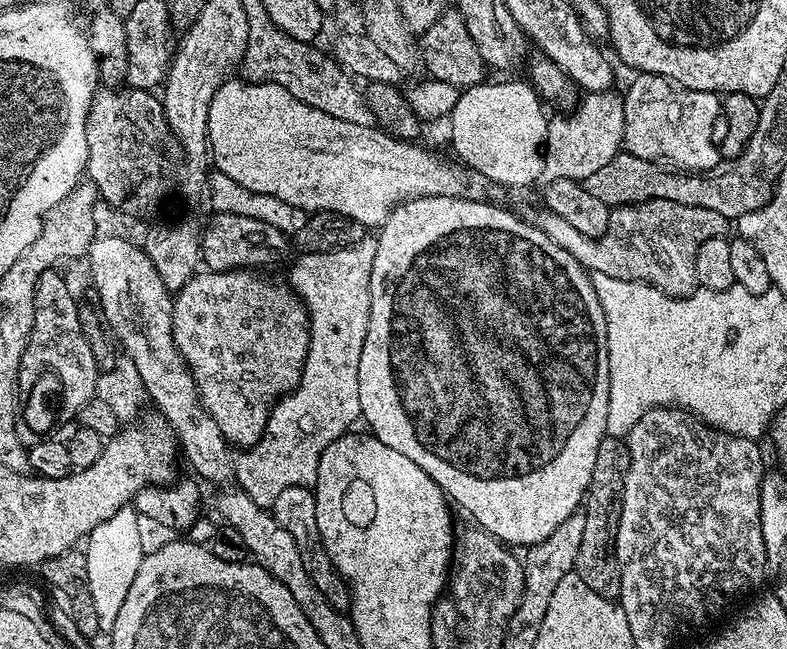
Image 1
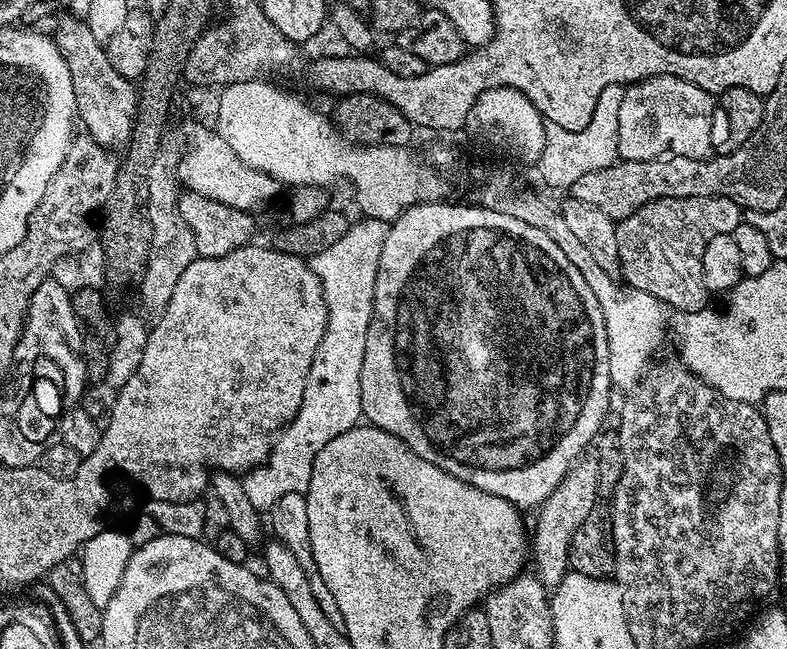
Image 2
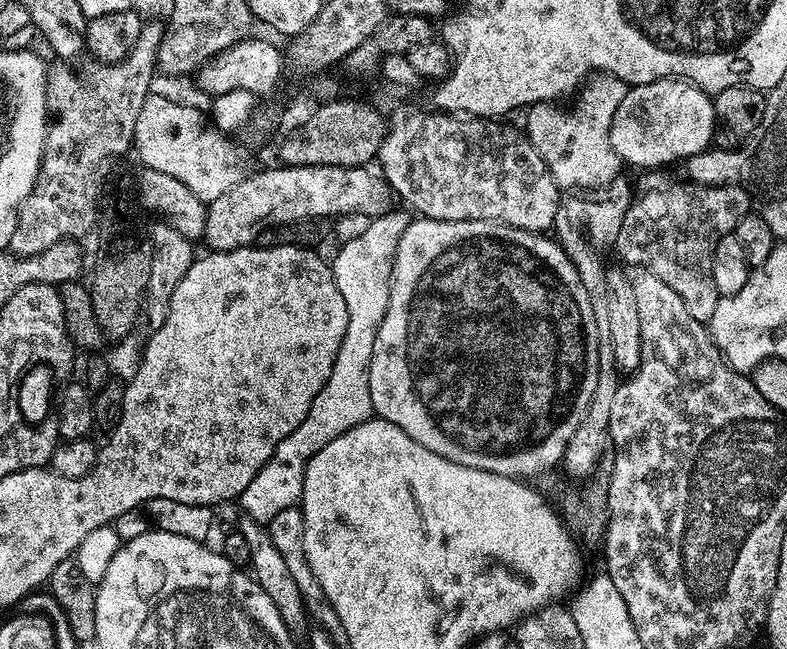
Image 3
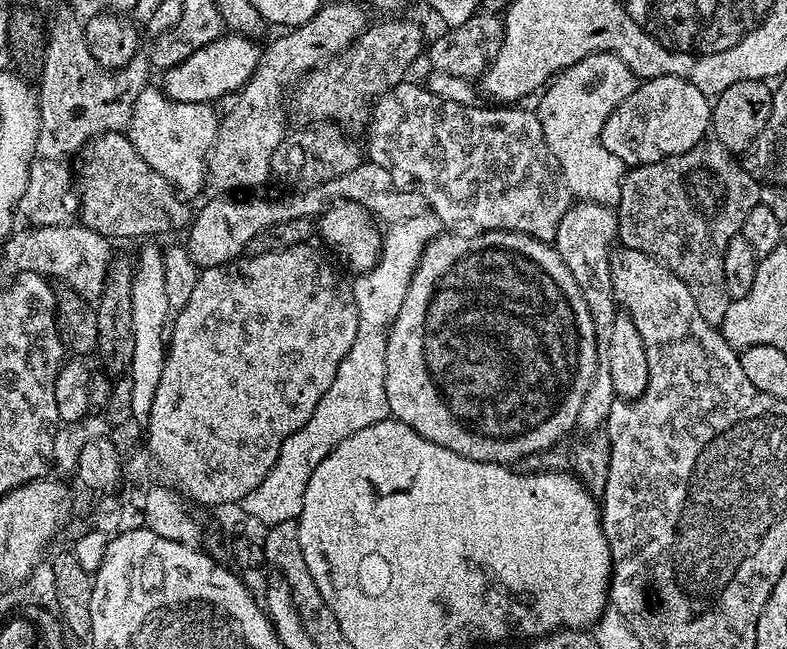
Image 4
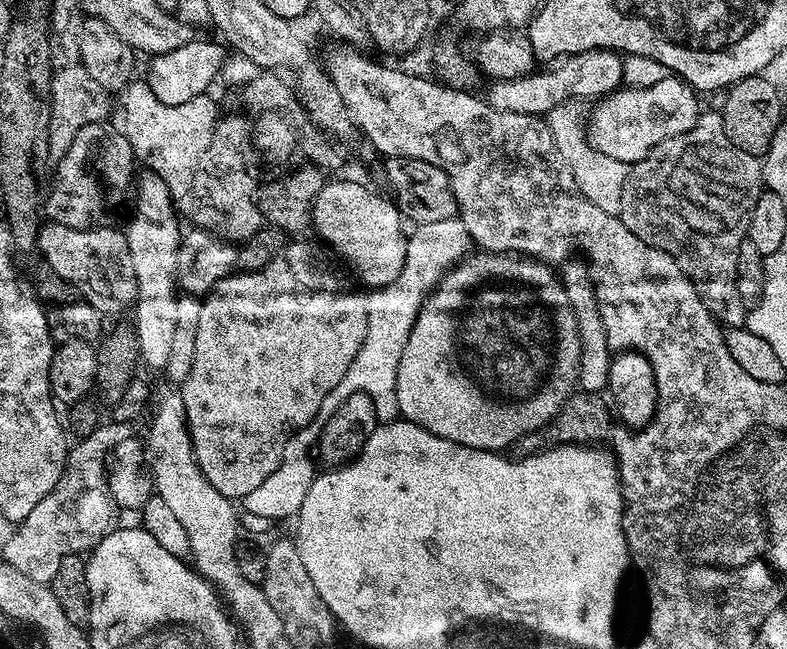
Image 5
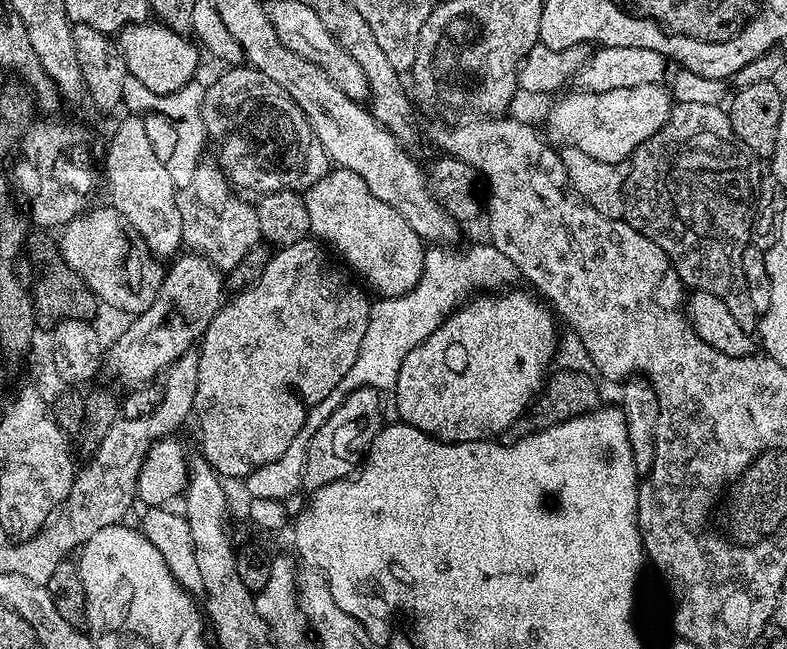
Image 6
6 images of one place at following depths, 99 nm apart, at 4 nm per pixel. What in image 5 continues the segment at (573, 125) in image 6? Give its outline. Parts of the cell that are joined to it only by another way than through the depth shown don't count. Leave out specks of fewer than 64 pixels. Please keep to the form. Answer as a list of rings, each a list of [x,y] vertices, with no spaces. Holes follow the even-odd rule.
[[[670,74],[665,81],[643,86],[624,86],[603,97],[586,120],[588,141],[606,158],[618,158],[620,164],[637,164],[658,142],[684,134],[702,114],[697,93],[689,84]]]

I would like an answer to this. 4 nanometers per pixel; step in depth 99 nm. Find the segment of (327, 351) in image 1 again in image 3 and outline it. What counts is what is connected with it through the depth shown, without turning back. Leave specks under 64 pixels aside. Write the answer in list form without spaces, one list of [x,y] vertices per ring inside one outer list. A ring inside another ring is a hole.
[[[388,216],[371,217],[365,223],[368,225],[361,230],[360,236],[346,241],[337,250],[336,257],[331,257],[332,273],[338,282],[338,290],[342,290],[342,298],[346,298],[346,310],[348,311],[346,334],[342,338],[342,346],[334,358],[330,378],[314,398],[306,418],[300,423],[298,430],[294,430],[294,434],[290,434],[286,438],[282,438],[282,442],[278,442],[278,450],[274,450],[270,462],[266,462],[266,466],[262,466],[262,470],[258,470],[254,482],[250,482],[250,486],[246,486],[246,490],[238,498],[238,504],[244,507],[243,515],[249,520],[256,521],[257,524],[267,525],[268,521],[274,518],[274,514],[279,514],[287,508],[297,507],[304,485],[304,471],[310,458],[314,458],[314,454],[318,454],[318,450],[322,450],[322,446],[326,446],[326,442],[334,442],[334,438],[346,434],[346,430],[358,426],[373,415],[368,371],[370,370],[370,358],[374,354],[374,338],[378,334],[378,326],[388,309],[388,299],[392,289],[392,260],[390,258],[395,257],[397,242],[395,235],[388,236],[388,222],[390,222]]]

